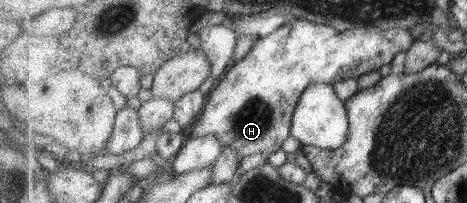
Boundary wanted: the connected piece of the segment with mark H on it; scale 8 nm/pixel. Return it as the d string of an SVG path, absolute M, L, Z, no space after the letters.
M295 17L271 34L255 39L251 50L233 63L226 70L223 80L215 84L207 95L208 101L203 114L184 132L189 140L214 135L222 144L223 150L230 148L242 157L259 152L275 154L292 134L292 116L305 89L313 83L334 85L340 80L358 79L361 75L378 71L384 64L393 62L395 54L406 53L413 46L411 42L411 32L401 27L386 31L375 27L359 27L339 32L332 26L318 25Z

